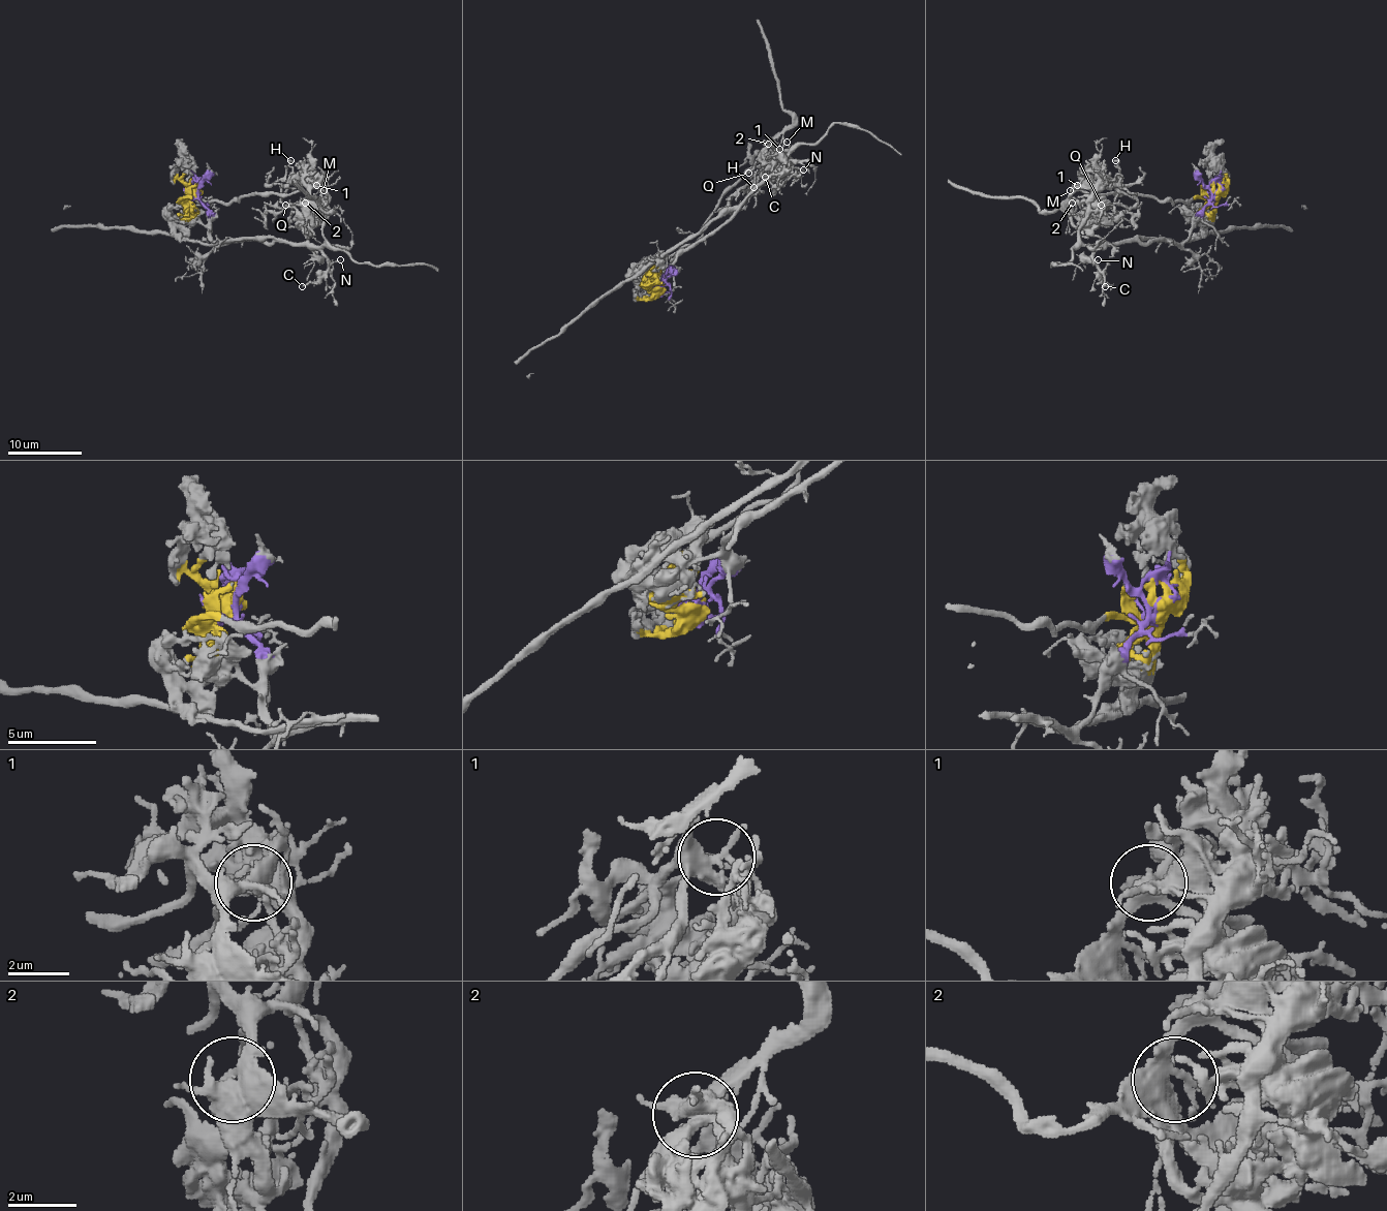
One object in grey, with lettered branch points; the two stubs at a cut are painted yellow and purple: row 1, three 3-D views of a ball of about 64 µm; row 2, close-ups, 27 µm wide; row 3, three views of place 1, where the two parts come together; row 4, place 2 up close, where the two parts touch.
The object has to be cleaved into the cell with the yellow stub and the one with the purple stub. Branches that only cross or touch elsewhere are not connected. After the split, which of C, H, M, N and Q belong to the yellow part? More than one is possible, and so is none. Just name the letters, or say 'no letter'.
H, M, Q

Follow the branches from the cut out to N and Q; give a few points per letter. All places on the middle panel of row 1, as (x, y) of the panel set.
N: (659, 286), (671, 275), (673, 261), (680, 254), (713, 235), (781, 167), (793, 166), (803, 169)
Q: (659, 287), (650, 271), (695, 242), (716, 203), (751, 167), (758, 167), (772, 144), (763, 149), (748, 174)

